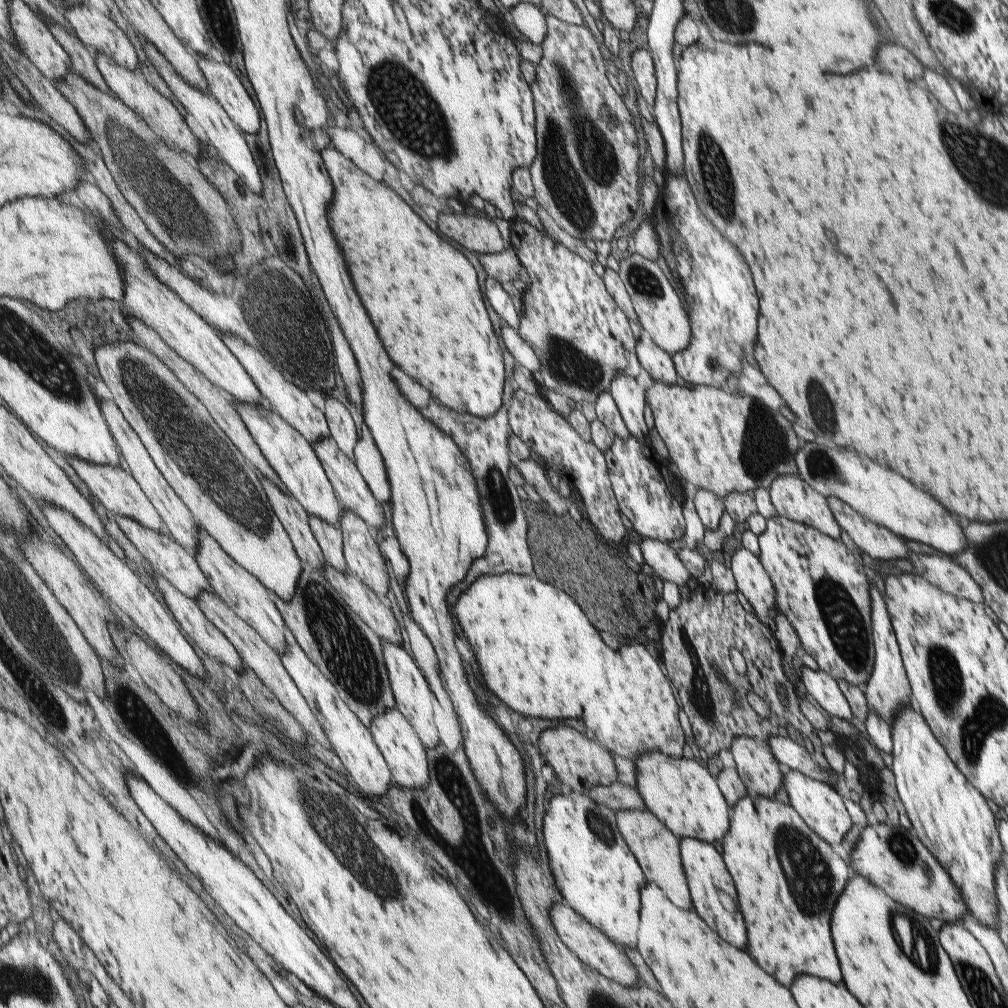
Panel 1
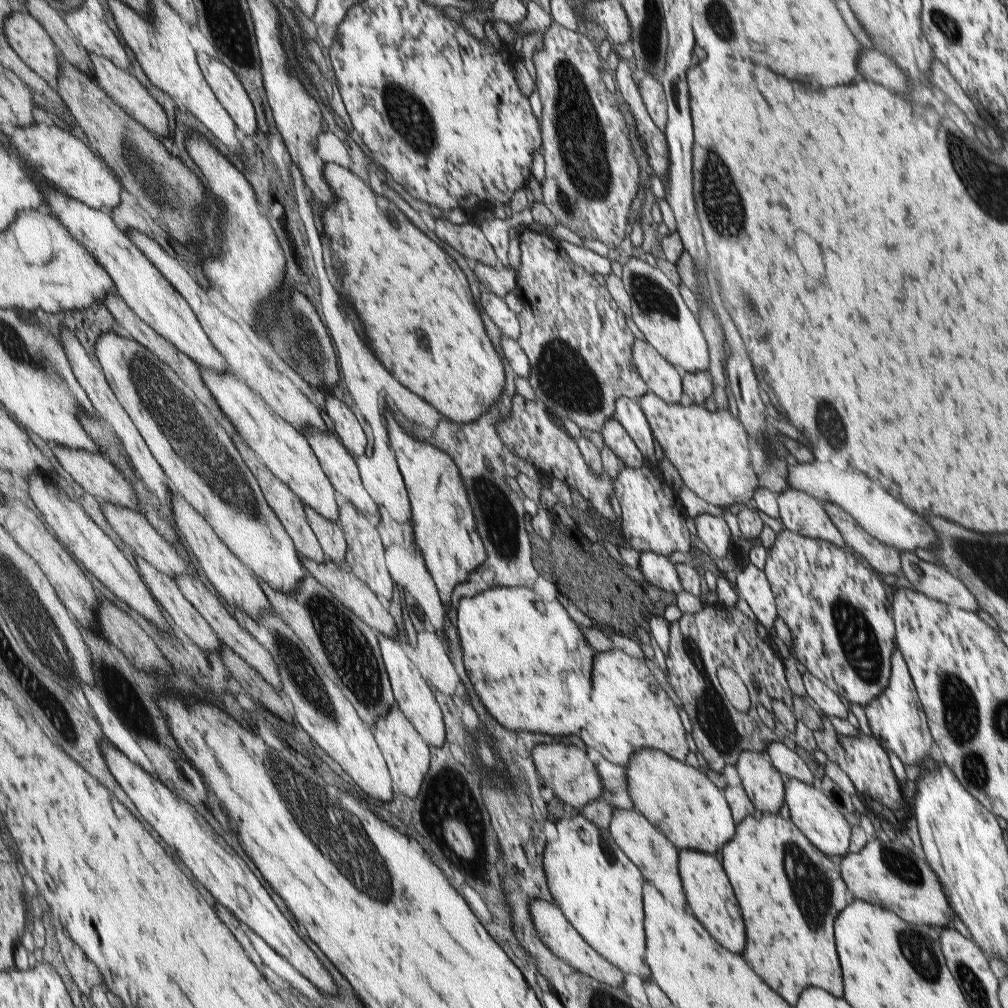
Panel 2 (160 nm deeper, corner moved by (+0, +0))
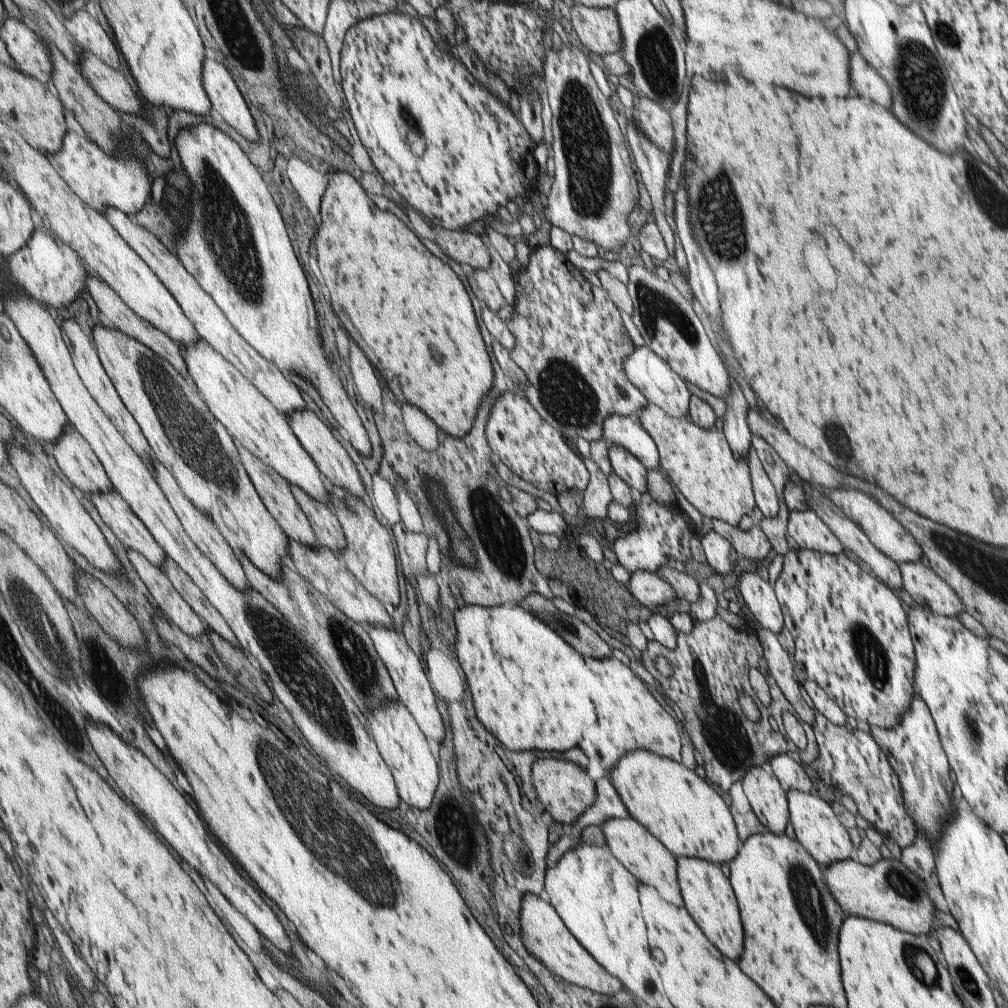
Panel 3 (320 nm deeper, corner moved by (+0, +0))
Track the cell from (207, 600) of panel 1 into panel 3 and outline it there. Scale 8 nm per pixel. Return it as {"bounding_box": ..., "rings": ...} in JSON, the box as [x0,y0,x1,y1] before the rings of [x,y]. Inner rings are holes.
{"bounding_box":[163,555,242,648],"rings":[[[169,555],[166,556],[163,570],[167,573],[173,586],[185,597],[185,600],[191,605],[191,608],[195,609],[195,612],[204,620],[208,628],[218,632],[236,647],[242,648],[235,631],[227,624],[226,617],[211,604],[199,585],[195,584],[191,576]]]}

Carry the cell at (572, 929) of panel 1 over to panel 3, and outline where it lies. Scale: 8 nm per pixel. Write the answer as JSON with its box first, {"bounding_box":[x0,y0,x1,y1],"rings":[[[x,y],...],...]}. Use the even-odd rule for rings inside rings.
{"bounding_box":[520,893,622,995],"rings":[[[527,893],[522,900],[520,912],[522,939],[527,950],[538,959],[542,965],[567,984],[590,990],[600,995],[613,995],[622,989],[622,983],[611,976],[606,969],[601,968],[583,947],[571,936],[563,921],[557,916],[555,909],[544,896]]]}

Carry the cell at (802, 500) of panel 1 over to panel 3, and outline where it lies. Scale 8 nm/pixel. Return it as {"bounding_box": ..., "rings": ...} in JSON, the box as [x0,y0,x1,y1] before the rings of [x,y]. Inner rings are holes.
{"bounding_box":[786,507,844,555],"rings":[[[804,507],[801,511],[791,511],[788,514],[786,532],[799,549],[830,555],[838,555],[844,550],[837,537],[809,508]]]}

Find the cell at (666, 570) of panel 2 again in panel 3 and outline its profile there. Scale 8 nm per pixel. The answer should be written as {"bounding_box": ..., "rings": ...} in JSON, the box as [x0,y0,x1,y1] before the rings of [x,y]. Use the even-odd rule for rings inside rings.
{"bounding_box":[626,572,676,609],"rings":[[[633,572],[626,589],[631,597],[648,609],[665,605],[666,602],[676,597],[672,588],[660,576],[659,572]]]}

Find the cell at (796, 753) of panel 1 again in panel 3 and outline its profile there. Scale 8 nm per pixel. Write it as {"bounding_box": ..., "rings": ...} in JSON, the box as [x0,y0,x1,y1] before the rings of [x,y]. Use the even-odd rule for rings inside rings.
{"bounding_box":[767,751,813,793],"rings":[[[789,751],[767,758],[768,765],[773,769],[779,784],[787,790],[793,789],[802,793],[813,792],[811,781],[805,775],[799,759]]]}

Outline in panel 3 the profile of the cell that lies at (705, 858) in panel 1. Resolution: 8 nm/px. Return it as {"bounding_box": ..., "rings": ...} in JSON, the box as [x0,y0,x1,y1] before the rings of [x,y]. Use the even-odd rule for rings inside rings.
{"bounding_box":[678,857,741,960],"rings":[[[691,857],[678,858],[678,881],[682,889],[682,901],[686,911],[695,921],[711,944],[729,960],[739,960],[741,954],[741,922],[737,914],[735,896],[727,878],[721,874],[720,866]]]}

